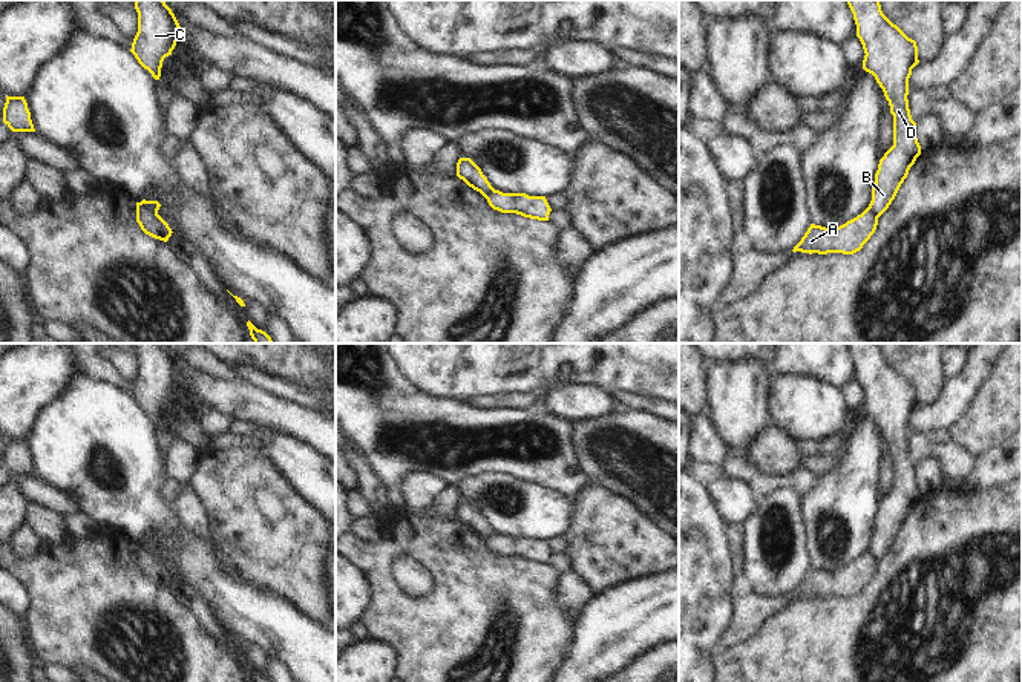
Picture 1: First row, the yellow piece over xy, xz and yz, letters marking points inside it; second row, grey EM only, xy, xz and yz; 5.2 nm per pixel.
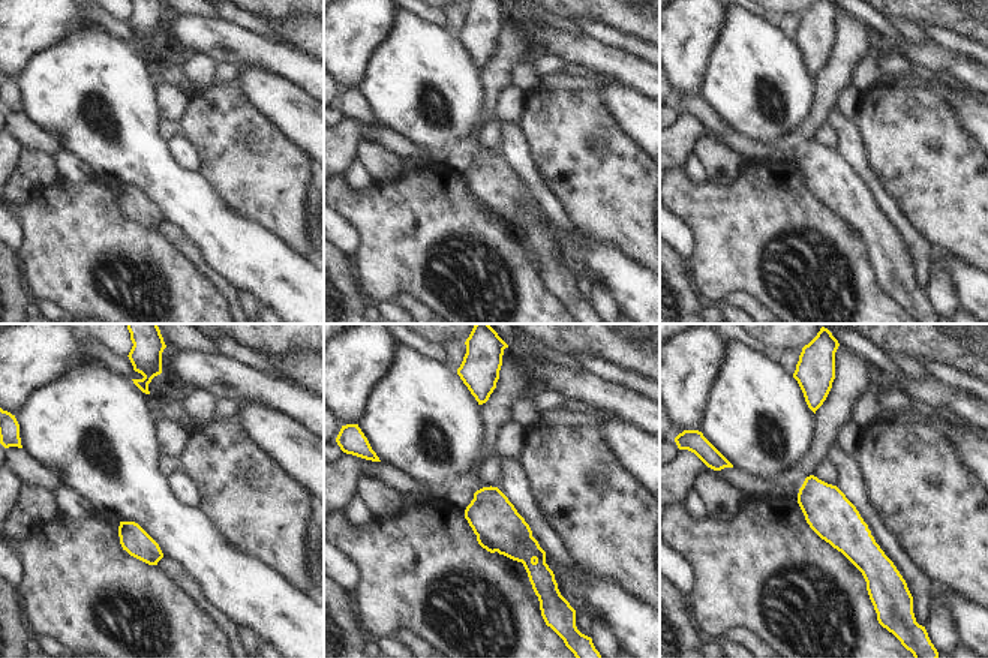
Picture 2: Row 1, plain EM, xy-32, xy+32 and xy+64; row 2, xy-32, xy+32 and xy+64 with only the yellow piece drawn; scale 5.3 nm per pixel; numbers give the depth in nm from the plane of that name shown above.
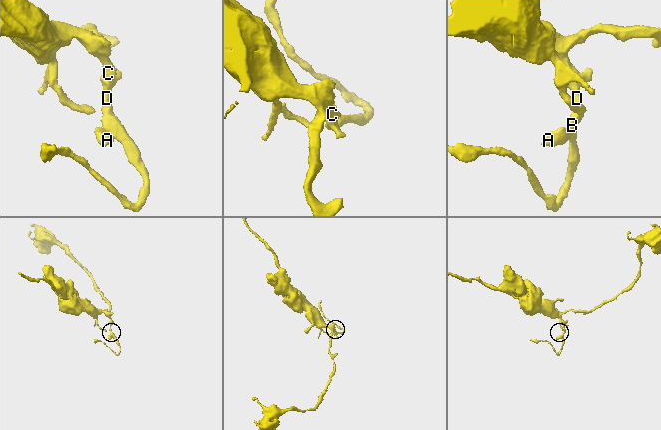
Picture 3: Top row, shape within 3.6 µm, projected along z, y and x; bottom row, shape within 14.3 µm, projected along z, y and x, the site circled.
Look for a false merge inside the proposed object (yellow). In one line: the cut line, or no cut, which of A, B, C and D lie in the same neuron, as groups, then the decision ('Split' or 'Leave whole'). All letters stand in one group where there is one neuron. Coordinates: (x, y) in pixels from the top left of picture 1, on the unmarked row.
Split along xy (140, 546), (157, 557). Groups: A / B C D. Split.

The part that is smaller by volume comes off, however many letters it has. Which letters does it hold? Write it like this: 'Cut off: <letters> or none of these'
Cut off: A.

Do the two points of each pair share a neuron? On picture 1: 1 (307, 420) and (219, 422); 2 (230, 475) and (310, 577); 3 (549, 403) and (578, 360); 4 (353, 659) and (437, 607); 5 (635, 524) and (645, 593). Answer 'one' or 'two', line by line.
1: two
2: one
3: two
4: two
5: two

